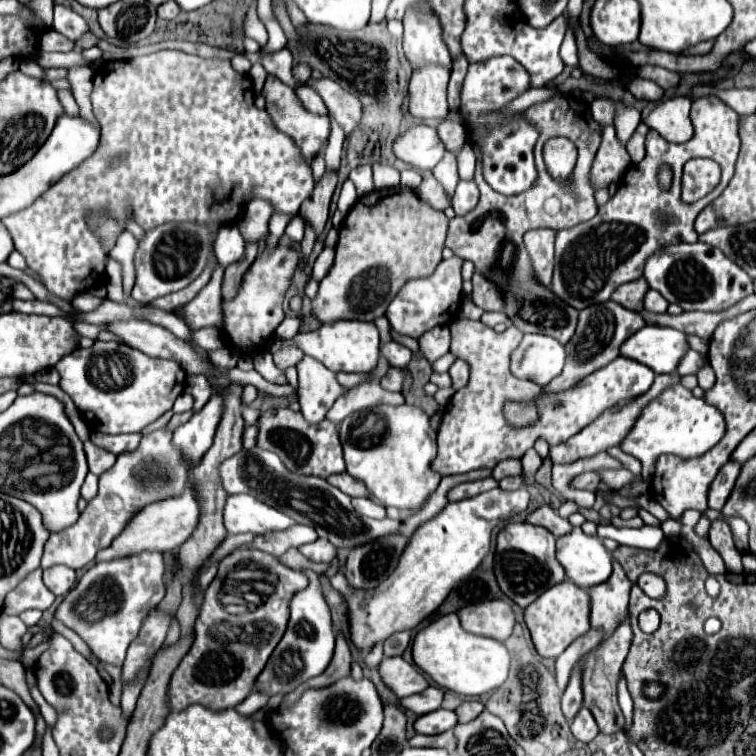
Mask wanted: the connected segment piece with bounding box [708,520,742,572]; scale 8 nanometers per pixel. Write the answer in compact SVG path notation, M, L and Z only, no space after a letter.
M716 520L710 526L710 544L714 546L714 550L724 558L728 572L740 572L742 570L742 562L740 562L740 552L736 550L734 542L732 542L732 534L730 534L730 526L724 520Z

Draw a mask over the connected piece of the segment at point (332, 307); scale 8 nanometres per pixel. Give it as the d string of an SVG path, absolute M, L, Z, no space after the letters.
M404 186L374 190L358 198L340 228L336 258L334 258L332 270L320 282L318 296L312 300L312 316L320 324L336 322L336 320L374 322L376 318L384 316L388 304L406 282L414 278L428 278L428 274L432 274L432 270L436 270L436 266L442 262L446 230L448 230L448 218L444 216L444 212L430 208L412 190Z

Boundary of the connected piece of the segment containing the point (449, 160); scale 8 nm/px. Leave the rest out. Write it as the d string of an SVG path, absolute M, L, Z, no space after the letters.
M446 152L446 156L442 158L442 162L432 170L434 178L442 184L444 192L448 194L448 198L452 198L454 188L458 184L458 172L456 172L456 158L452 152Z

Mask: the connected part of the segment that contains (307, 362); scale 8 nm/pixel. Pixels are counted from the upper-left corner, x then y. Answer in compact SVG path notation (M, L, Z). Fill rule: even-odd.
M304 356L302 362L296 366L298 370L298 402L304 418L308 422L322 422L332 408L334 400L346 392L336 382L334 372L326 370L318 360Z

